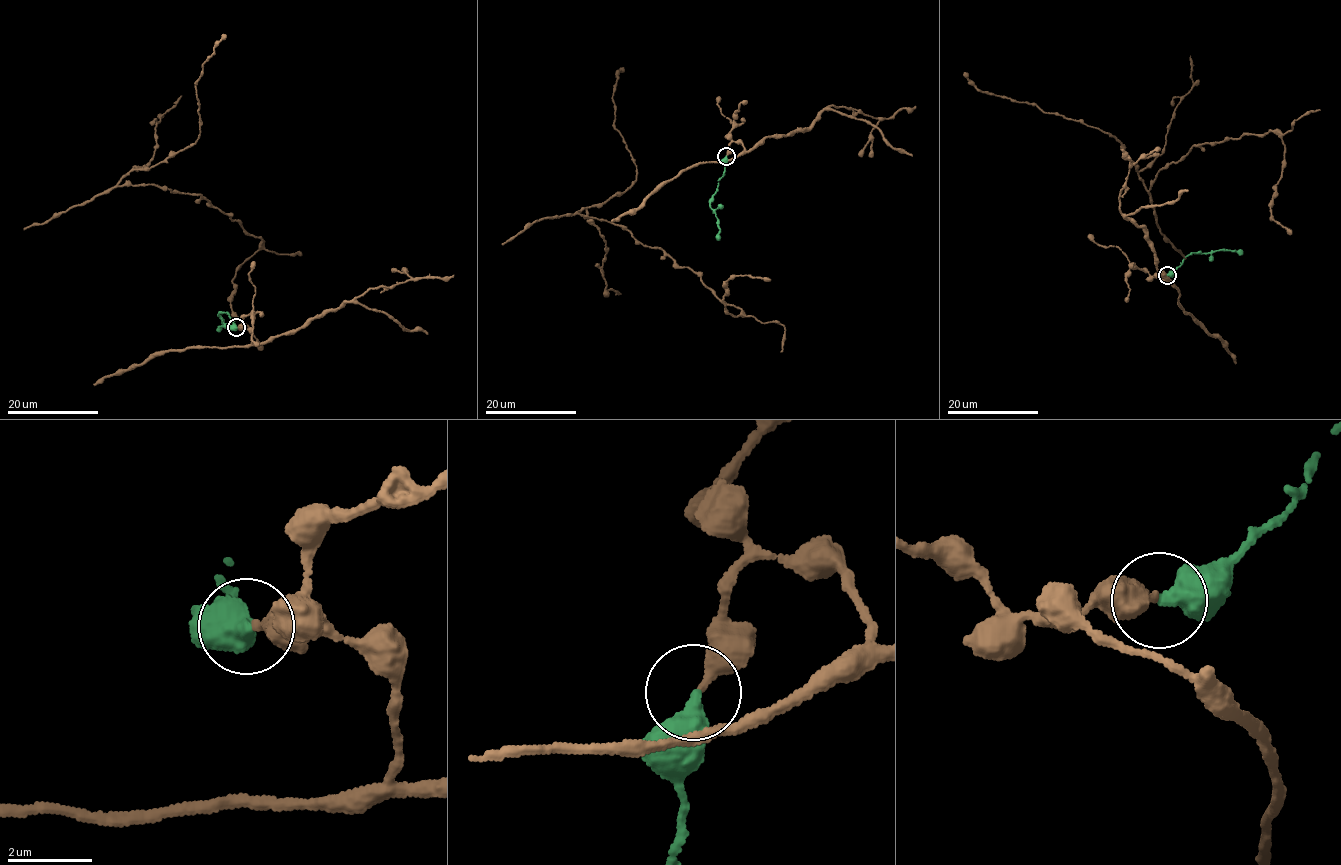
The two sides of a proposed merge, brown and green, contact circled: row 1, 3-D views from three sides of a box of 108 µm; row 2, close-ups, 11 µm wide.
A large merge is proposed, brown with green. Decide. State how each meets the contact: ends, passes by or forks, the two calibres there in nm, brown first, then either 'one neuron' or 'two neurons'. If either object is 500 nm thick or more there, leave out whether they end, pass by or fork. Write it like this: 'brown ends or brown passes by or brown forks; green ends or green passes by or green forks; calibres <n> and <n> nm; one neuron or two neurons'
brown ends; green ends; calibres 360 and 480 nm; one neuron

